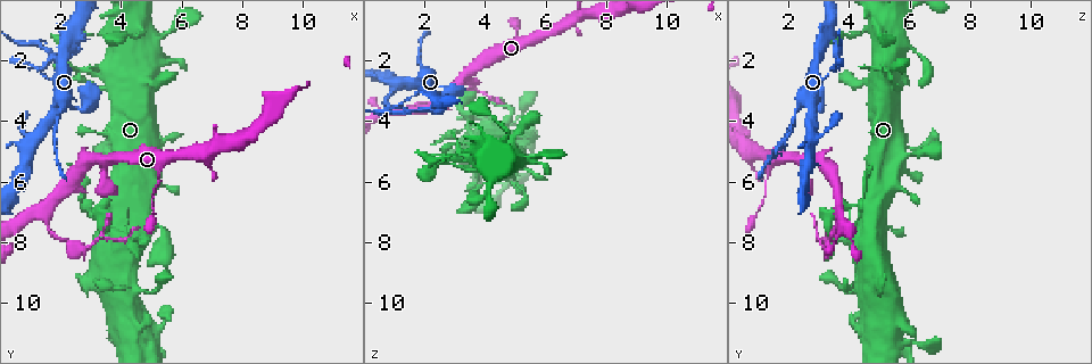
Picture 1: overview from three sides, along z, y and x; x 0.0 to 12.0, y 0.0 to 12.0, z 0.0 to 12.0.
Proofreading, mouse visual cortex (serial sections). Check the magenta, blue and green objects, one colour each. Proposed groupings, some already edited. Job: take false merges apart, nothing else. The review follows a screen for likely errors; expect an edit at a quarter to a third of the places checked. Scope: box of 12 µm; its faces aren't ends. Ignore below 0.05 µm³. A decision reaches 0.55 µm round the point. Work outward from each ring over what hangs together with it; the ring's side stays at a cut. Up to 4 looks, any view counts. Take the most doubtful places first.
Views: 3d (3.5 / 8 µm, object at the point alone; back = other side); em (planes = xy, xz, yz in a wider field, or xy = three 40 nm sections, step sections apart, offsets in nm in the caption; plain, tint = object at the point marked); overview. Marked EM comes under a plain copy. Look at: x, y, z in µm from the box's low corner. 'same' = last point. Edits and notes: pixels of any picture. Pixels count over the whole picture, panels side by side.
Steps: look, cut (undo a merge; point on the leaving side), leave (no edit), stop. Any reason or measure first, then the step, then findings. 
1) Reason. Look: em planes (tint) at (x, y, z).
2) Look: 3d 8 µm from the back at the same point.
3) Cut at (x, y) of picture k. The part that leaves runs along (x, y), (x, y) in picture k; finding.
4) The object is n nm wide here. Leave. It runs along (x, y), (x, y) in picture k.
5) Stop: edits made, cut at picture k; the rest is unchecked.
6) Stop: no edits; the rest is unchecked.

A narrow waist. Look: 3d 3.5 µm at (1.8, 7.7, 3.5).

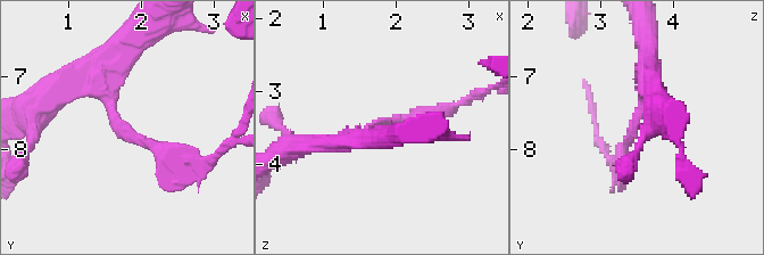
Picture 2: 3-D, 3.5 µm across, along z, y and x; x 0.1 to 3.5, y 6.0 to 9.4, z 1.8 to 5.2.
The arms are 200, 250 nm wide; need the tissue. Look: em xy step 1 (tint) at (1.75, 7.65, 3.45).

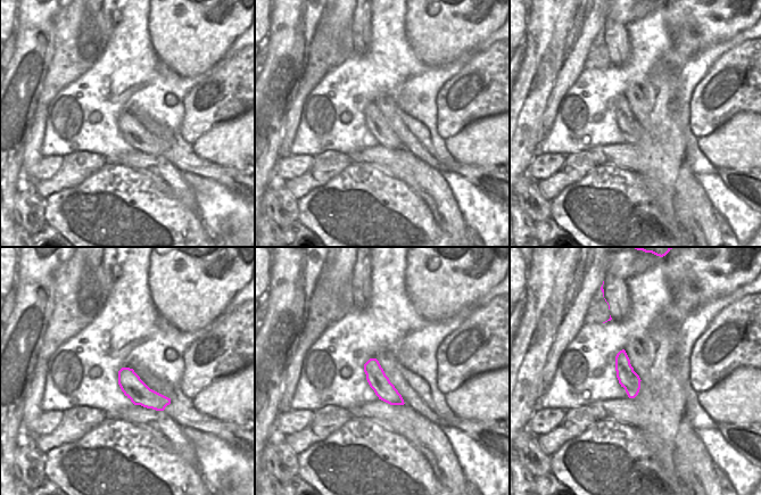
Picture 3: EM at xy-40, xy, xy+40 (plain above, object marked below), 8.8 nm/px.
The object is 170 nm wide here. Leave. It runs along (109, 60), (116, 121), (187, 158) in picture 2; all the same cell.

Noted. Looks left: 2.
Sudden change in width. Look: 3d 3.5 µm at (5.2, 6.1, 1.2).

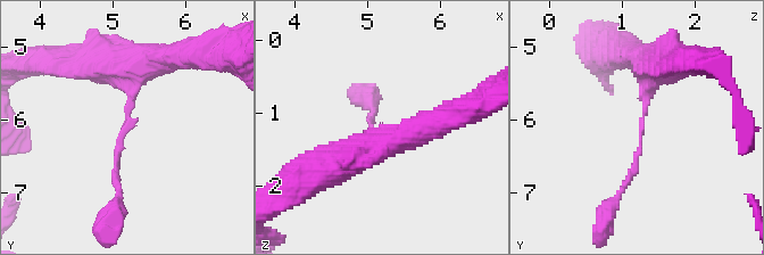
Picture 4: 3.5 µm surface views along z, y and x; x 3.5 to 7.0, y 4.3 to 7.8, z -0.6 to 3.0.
Shape alone is not enough. Look: em planes (tint) at (5.15, 6.15, 1.25).

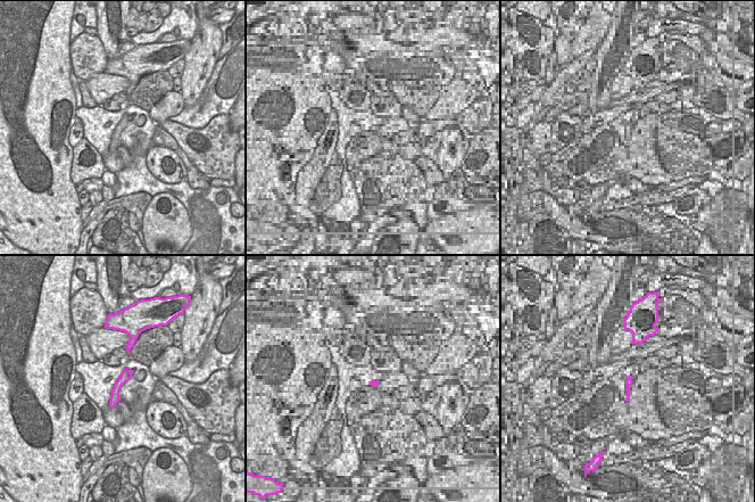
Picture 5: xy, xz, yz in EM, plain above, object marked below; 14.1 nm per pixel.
Leave. It runs along (655, 65), (638, 159), (614, 202) in picture 4; all the same cell.

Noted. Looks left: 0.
Stop: no edits; the rest is unchecked.

